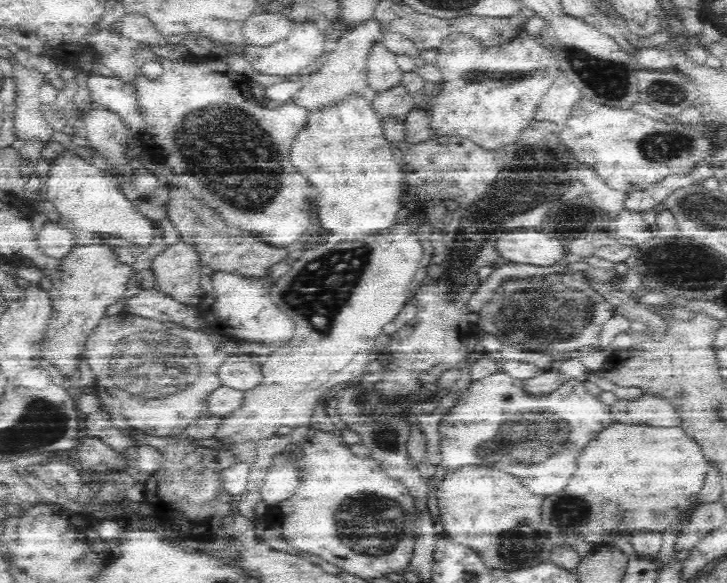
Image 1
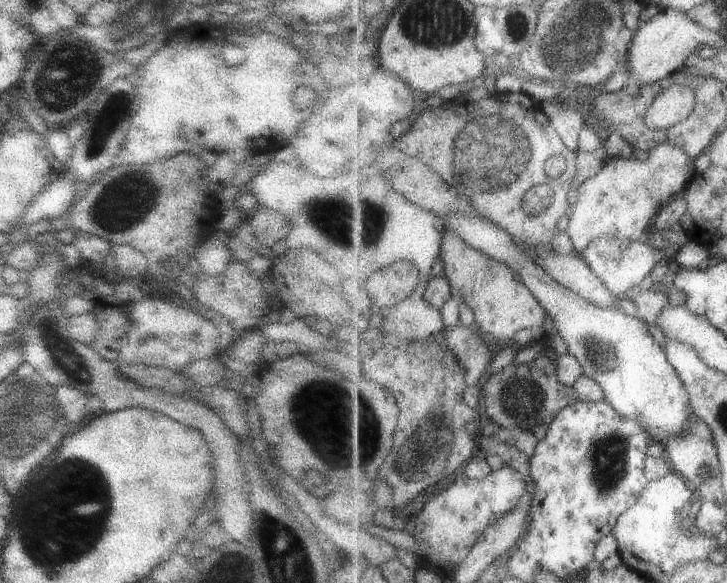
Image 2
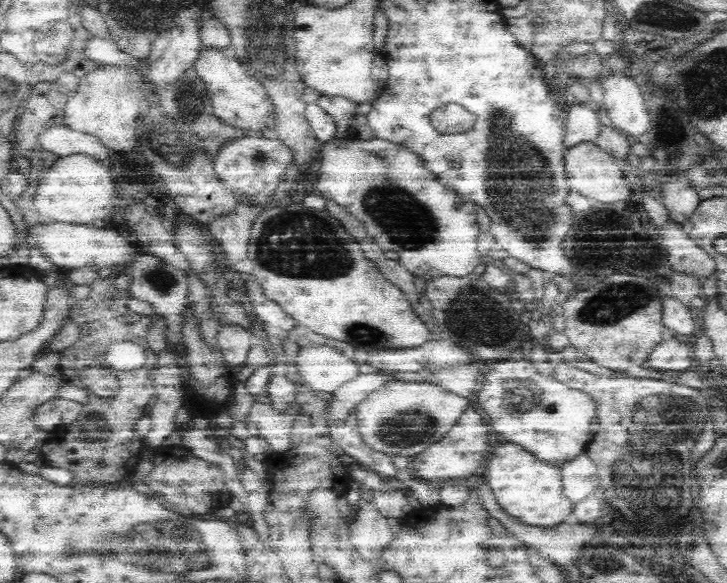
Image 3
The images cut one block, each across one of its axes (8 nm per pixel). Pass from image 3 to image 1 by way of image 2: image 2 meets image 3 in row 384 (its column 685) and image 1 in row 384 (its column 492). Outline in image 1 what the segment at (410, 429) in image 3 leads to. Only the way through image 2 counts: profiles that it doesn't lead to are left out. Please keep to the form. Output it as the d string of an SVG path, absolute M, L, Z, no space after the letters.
M230 354L217 373L220 385L247 392L262 381L260 360L251 355Z

